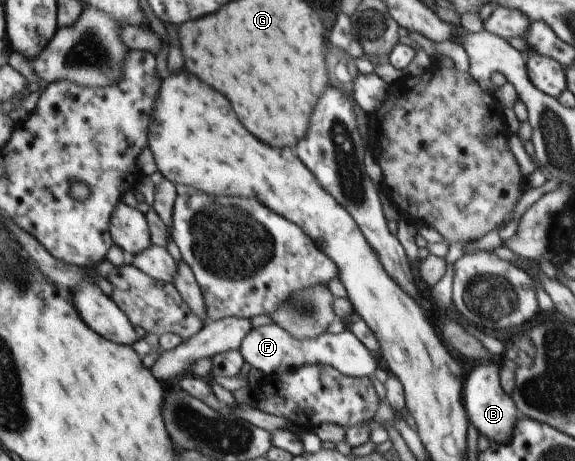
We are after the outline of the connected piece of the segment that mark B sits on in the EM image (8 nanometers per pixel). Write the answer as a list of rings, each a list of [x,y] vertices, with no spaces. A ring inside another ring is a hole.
[[[485,361],[487,364],[477,366],[471,376],[465,382],[463,390],[463,402],[465,410],[473,422],[473,426],[487,438],[491,443],[506,445],[517,433],[515,425],[518,424],[520,412],[516,404],[511,400],[500,383],[500,364],[499,362]],[[493,362],[493,364],[491,364]]]

